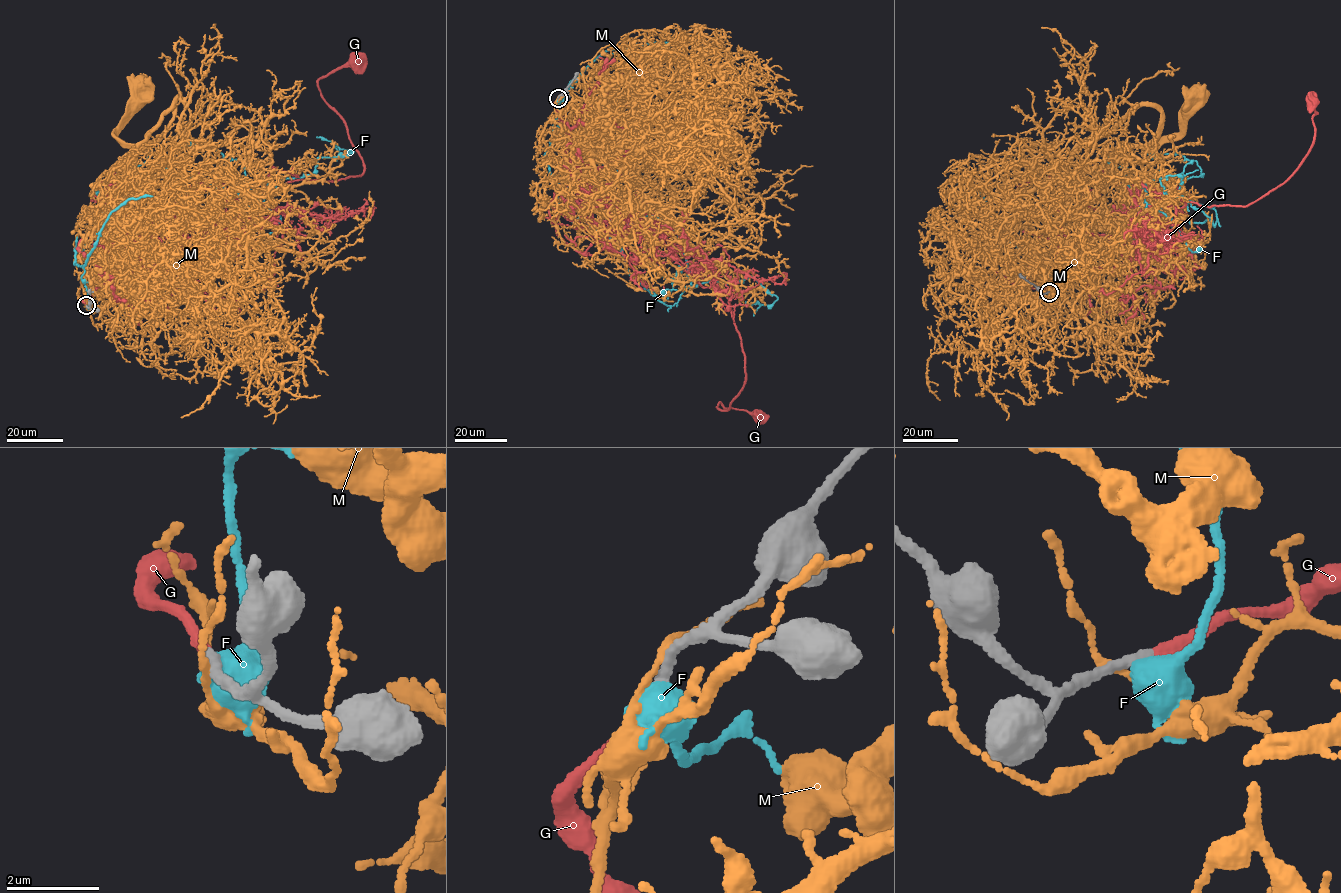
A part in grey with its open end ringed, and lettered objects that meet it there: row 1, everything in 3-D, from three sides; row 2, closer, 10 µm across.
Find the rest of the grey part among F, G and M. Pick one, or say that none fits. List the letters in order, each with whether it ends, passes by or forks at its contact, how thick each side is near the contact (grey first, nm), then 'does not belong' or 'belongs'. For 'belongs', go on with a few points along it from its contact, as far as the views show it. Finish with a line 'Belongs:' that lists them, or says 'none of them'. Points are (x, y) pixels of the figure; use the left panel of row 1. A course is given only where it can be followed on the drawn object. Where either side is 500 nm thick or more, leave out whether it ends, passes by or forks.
F: calibres 240 and 650 nm; does not belong
G: it ends; calibres 200 and 240 nm; belongs; course (86, 305), (108, 275), (134, 272), (126, 231), (210, 211), (240, 190), (362, 174), (318, 81), (356, 62)
M: it passes by; calibres 280 and 110 nm; does not belong
Belongs: G

